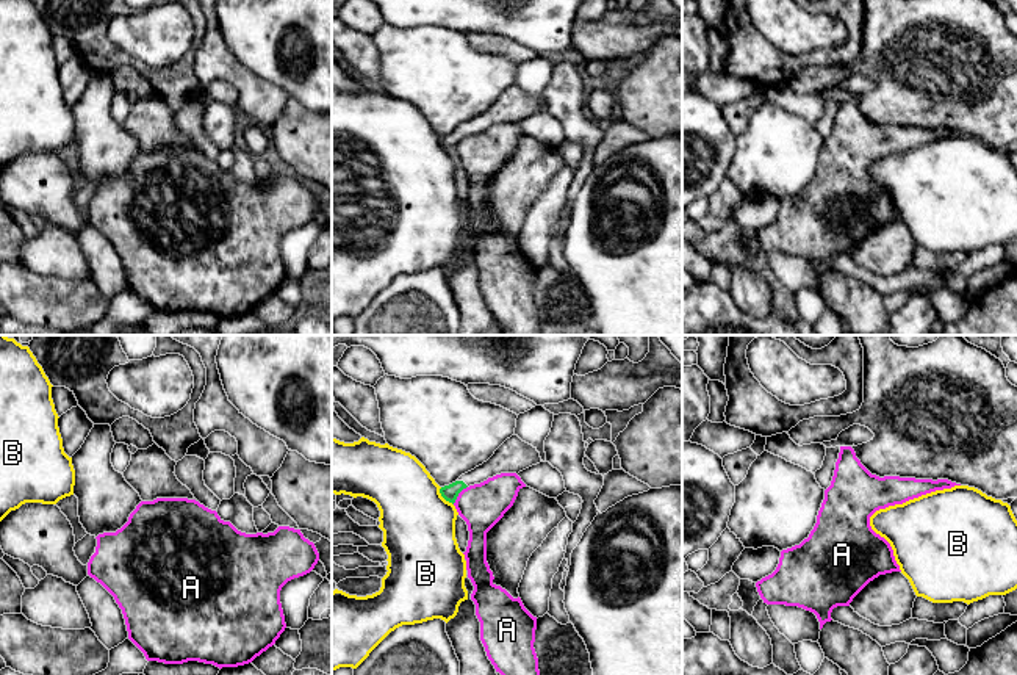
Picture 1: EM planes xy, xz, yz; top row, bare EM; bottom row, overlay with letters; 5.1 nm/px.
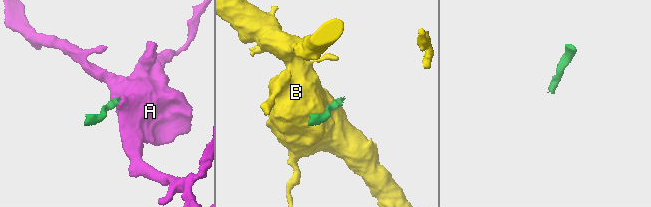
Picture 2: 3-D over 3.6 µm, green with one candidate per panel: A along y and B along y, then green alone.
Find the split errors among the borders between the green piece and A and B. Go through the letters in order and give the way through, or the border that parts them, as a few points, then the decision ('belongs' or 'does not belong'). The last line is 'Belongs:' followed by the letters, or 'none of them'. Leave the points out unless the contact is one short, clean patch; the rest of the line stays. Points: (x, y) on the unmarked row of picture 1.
A: border along xz (467, 135), (452, 152); does not belong
B: does not belong
Belongs: none of them

